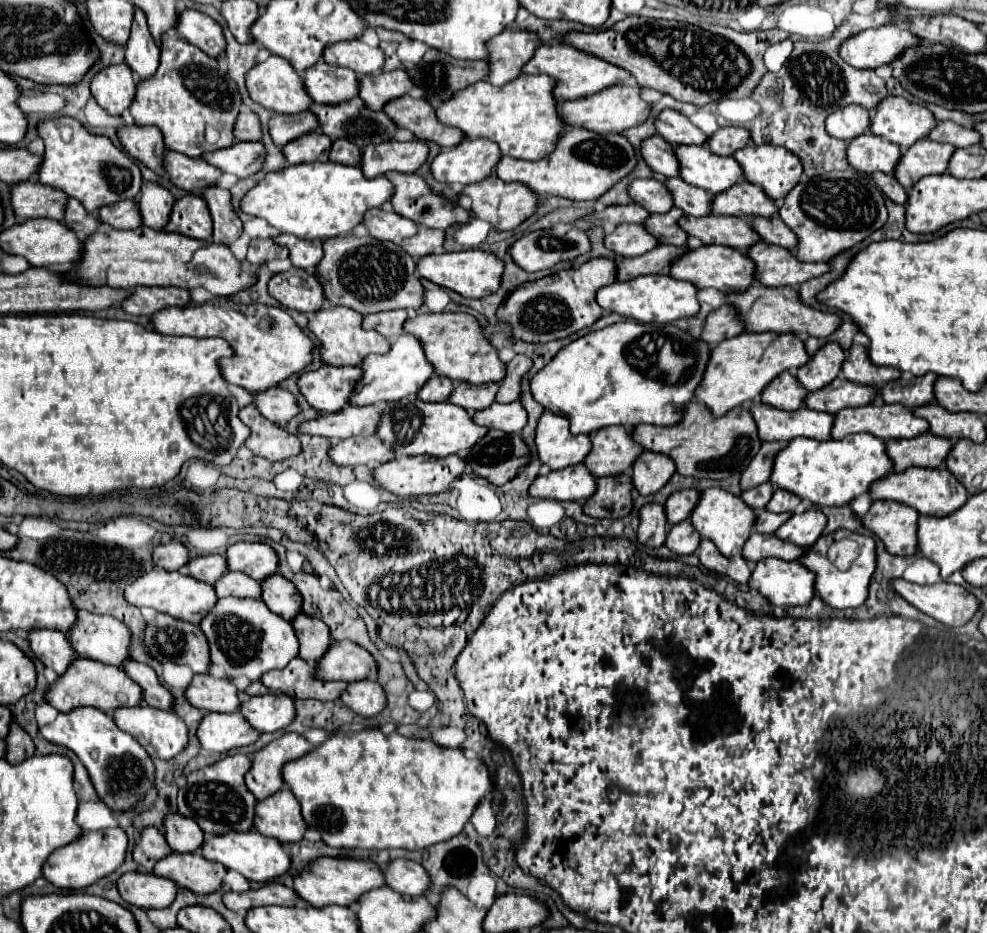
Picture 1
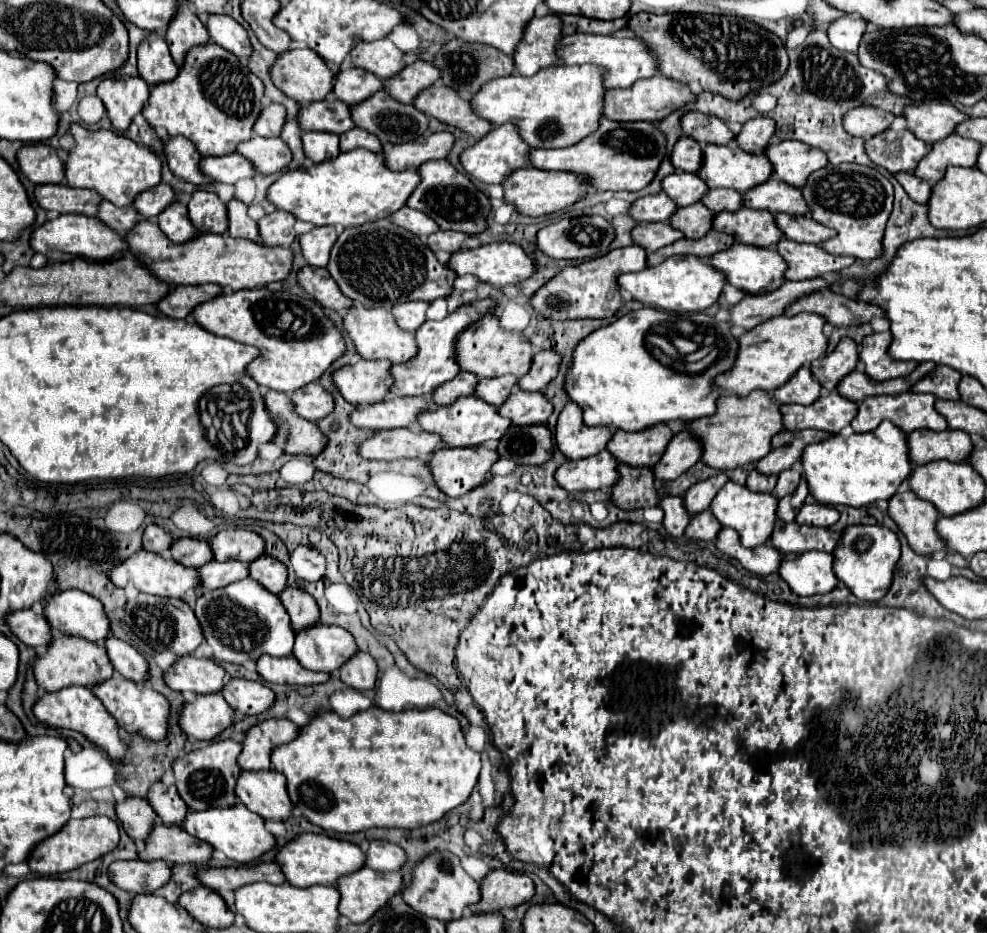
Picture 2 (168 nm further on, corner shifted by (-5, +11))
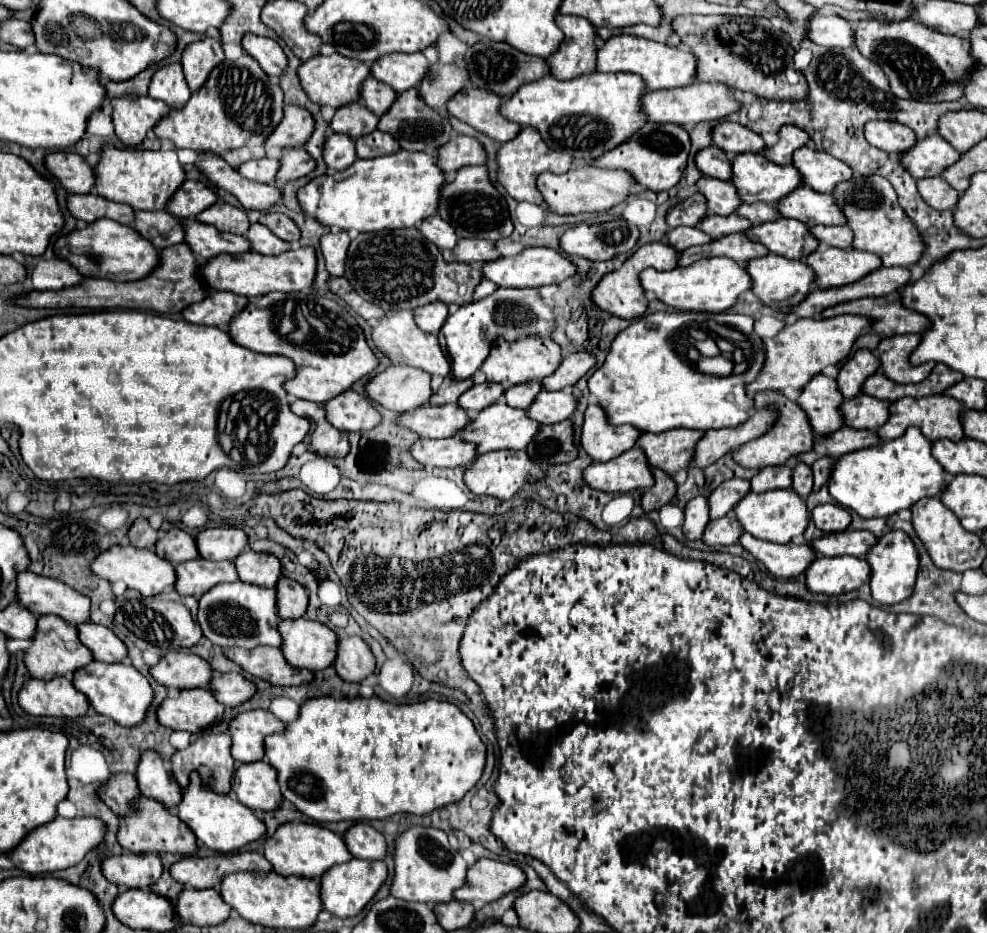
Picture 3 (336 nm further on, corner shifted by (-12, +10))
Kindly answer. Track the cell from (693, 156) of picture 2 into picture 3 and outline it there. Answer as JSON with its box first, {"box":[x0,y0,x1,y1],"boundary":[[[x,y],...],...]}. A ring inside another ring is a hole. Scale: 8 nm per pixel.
{"box":[696,145,732,179],"boundary":[[[710,145],[708,149],[702,149],[698,155],[696,155],[696,165],[700,167],[700,171],[708,177],[714,177],[714,179],[732,179],[732,171],[730,171],[730,165],[732,165],[732,159],[718,147],[718,145]]]}

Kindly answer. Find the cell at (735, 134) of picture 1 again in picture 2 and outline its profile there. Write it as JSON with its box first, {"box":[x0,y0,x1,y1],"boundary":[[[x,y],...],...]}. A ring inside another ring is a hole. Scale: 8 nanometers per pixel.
{"box":[735,116,775,154],"boundary":[[[765,116],[751,118],[743,124],[741,132],[735,134],[735,144],[739,144],[747,152],[761,154],[769,138],[773,138],[773,132],[775,132],[775,122],[771,118],[765,118]]]}

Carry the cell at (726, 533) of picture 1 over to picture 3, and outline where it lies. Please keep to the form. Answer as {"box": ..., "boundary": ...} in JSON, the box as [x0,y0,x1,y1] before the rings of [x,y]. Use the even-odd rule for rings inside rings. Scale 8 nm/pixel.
{"box":[734,489,810,543],"boundary":[[[780,489],[780,491],[766,491],[762,495],[748,493],[736,507],[734,507],[736,519],[742,523],[744,531],[750,535],[772,541],[772,543],[790,543],[792,537],[802,535],[810,523],[810,513],[804,503],[804,499],[794,493],[792,489]]]}

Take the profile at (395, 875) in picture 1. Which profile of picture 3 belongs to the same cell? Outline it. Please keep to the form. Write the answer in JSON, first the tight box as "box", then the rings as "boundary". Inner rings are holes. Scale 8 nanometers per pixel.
{"box":[344,821,386,859],"boundary":[[[360,821],[352,825],[344,833],[344,841],[348,845],[348,853],[352,853],[356,859],[384,859],[386,857],[386,841],[384,835],[378,833],[372,825],[366,821]]]}

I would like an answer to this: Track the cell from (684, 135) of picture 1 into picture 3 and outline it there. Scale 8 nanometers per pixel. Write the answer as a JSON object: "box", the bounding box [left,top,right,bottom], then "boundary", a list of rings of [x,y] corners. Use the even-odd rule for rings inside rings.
{"box":[712,123,766,153],"boundary":[[[720,123],[712,133],[714,143],[726,153],[762,153],[766,149],[764,139],[740,123]]]}

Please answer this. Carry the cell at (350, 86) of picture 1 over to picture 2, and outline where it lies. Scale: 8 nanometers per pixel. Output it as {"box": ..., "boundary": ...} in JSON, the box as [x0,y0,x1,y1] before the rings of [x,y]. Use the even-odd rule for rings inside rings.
{"box":[333,68,383,106],"boundary":[[[341,68],[335,74],[335,84],[333,84],[333,94],[337,100],[353,106],[359,104],[361,100],[369,98],[373,92],[381,90],[383,82],[377,80],[371,72],[365,72],[363,68]]]}

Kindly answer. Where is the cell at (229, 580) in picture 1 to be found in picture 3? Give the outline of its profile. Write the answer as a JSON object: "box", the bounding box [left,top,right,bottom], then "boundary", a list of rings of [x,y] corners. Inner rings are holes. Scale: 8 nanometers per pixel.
{"box":[174,559,236,595],"boundary":[[[192,559],[180,565],[174,565],[176,569],[176,591],[180,595],[204,595],[210,587],[224,583],[224,581],[236,581],[236,567],[232,561],[206,561],[206,559]]]}

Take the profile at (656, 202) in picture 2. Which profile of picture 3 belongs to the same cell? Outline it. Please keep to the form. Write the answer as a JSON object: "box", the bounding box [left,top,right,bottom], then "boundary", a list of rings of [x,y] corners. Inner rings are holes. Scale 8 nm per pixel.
{"box":[666,193,708,227],"boundary":[[[696,193],[692,197],[688,197],[686,201],[678,203],[676,207],[672,207],[666,217],[666,223],[670,227],[682,227],[682,225],[696,227],[702,221],[702,217],[706,217],[706,213],[708,213],[708,209],[704,205],[704,195]]]}

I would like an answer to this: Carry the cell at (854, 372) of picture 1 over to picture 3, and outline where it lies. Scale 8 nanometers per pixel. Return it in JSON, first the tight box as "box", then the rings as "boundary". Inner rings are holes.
{"box":[876,335,934,383],"boundary":[[[896,335],[896,337],[886,337],[880,341],[876,353],[880,357],[884,375],[890,377],[896,383],[920,383],[928,373],[934,369],[934,361],[928,361],[924,365],[912,367],[910,363],[910,353],[918,347],[922,335]]]}

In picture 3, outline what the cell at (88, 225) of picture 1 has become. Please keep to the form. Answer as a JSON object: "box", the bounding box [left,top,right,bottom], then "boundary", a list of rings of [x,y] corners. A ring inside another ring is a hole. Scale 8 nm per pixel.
{"box":[134,211,184,251],"boundary":[[[136,211],[134,229],[148,237],[158,251],[184,241],[182,221],[168,211]]]}

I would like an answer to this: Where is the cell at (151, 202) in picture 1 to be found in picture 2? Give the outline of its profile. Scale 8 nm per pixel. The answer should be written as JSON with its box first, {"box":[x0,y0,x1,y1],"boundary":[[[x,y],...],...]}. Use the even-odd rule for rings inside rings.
{"box":[157,202,197,242],"boundary":[[[177,202],[165,208],[165,212],[157,216],[157,222],[159,222],[159,228],[165,232],[165,236],[173,242],[187,242],[193,236],[197,236],[197,230],[187,218],[187,206],[183,202]]]}

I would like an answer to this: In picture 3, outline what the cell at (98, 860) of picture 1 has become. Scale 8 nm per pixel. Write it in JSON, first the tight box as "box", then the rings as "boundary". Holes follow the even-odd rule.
{"box":[6,817,104,875],"boundary":[[[56,817],[56,821],[40,825],[40,829],[32,829],[32,833],[24,837],[24,841],[20,841],[20,845],[12,849],[12,853],[8,853],[6,857],[14,863],[14,867],[30,875],[52,873],[80,863],[82,857],[90,849],[94,849],[102,839],[104,839],[104,823],[96,817],[74,817],[74,819]]]}

